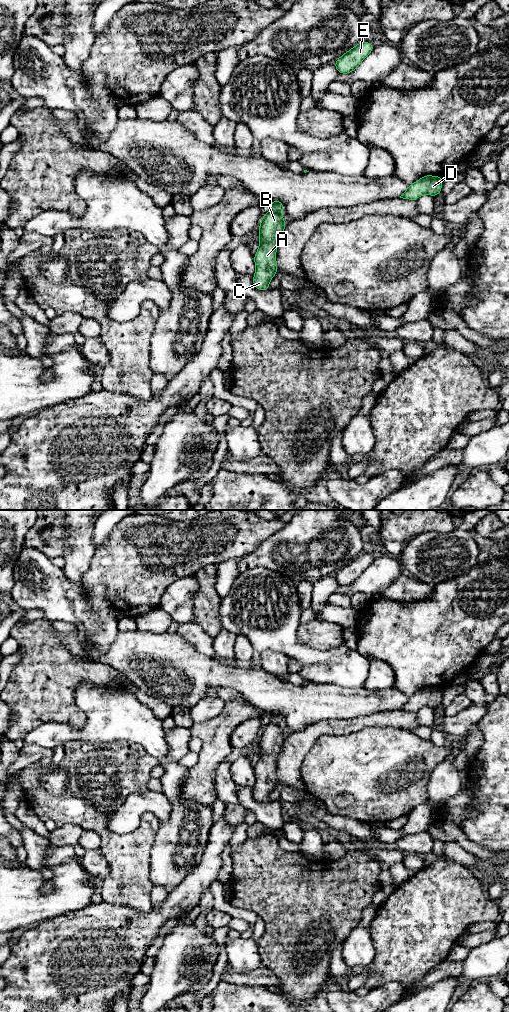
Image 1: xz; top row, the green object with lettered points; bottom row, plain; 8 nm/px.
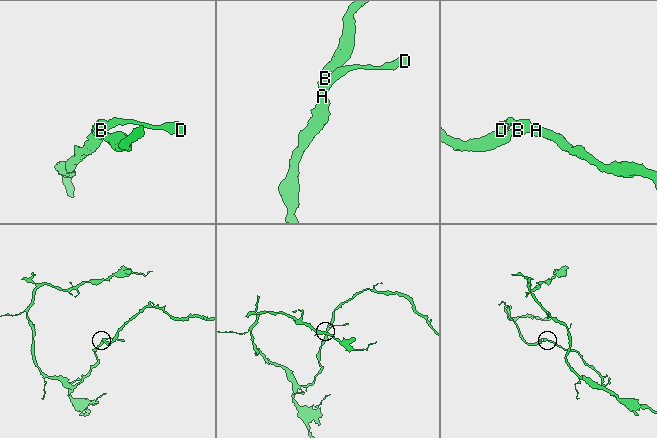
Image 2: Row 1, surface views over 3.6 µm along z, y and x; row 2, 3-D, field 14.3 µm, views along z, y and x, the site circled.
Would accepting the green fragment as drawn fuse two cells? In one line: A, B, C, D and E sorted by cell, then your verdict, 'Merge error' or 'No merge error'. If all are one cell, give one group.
Groups: A B C D E. No merge error

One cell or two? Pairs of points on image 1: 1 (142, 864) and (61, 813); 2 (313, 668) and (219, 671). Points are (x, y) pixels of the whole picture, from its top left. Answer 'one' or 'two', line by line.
1: one
2: two

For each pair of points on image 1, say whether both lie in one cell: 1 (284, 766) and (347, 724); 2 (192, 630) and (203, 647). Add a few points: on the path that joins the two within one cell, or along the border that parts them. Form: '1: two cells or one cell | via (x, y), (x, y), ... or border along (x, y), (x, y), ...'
1: one cell | via (297, 749), (317, 729), (330, 727)
2: one cell | via (194, 634), (203, 643)

